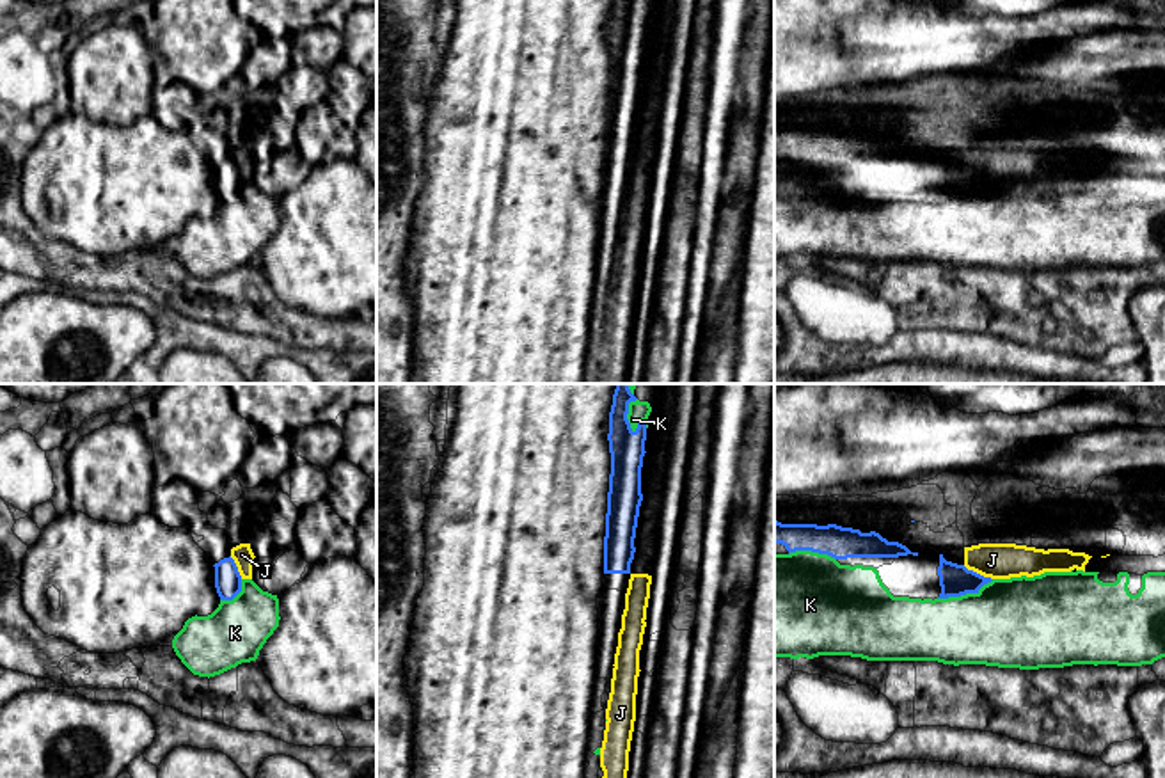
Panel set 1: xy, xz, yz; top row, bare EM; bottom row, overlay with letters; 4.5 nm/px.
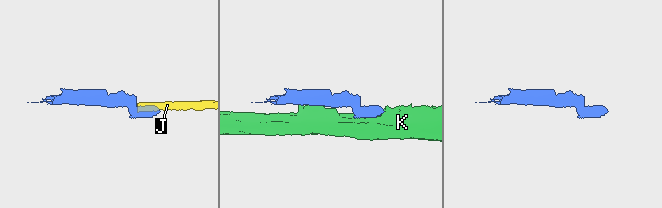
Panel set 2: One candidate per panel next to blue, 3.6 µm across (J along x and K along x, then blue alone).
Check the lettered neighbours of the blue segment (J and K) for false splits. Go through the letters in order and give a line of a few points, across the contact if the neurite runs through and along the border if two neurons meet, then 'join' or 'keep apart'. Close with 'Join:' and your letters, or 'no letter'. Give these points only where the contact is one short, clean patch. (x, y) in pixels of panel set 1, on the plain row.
J: line yz (956, 182), (975, 174), (991, 162); join
K: line xz (636, 0), (629, 6), (627, 16), (633, 34); keep apart
Join: J

